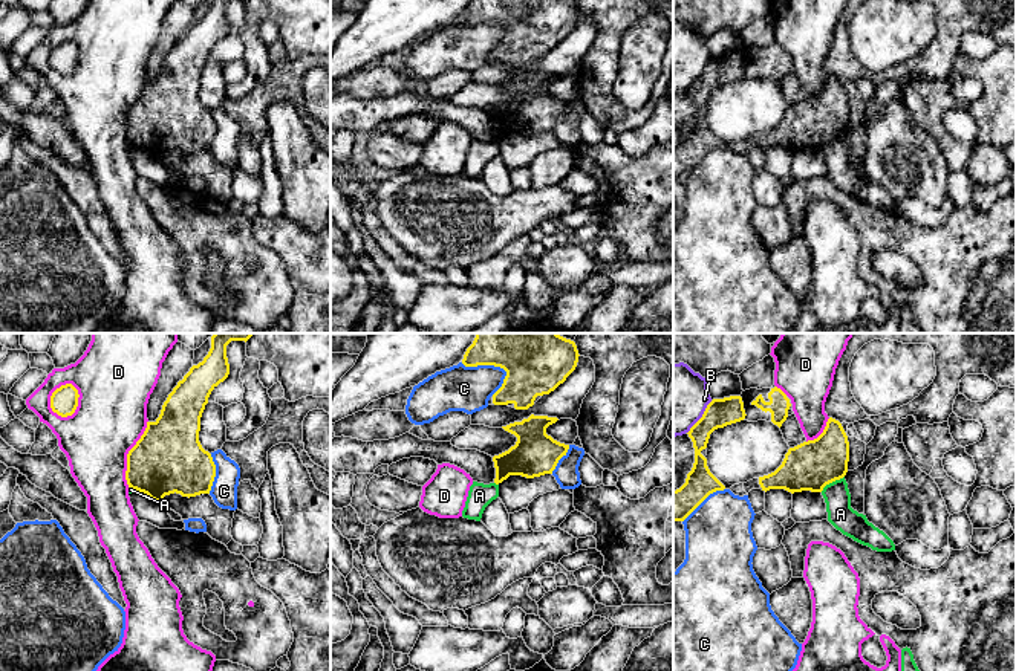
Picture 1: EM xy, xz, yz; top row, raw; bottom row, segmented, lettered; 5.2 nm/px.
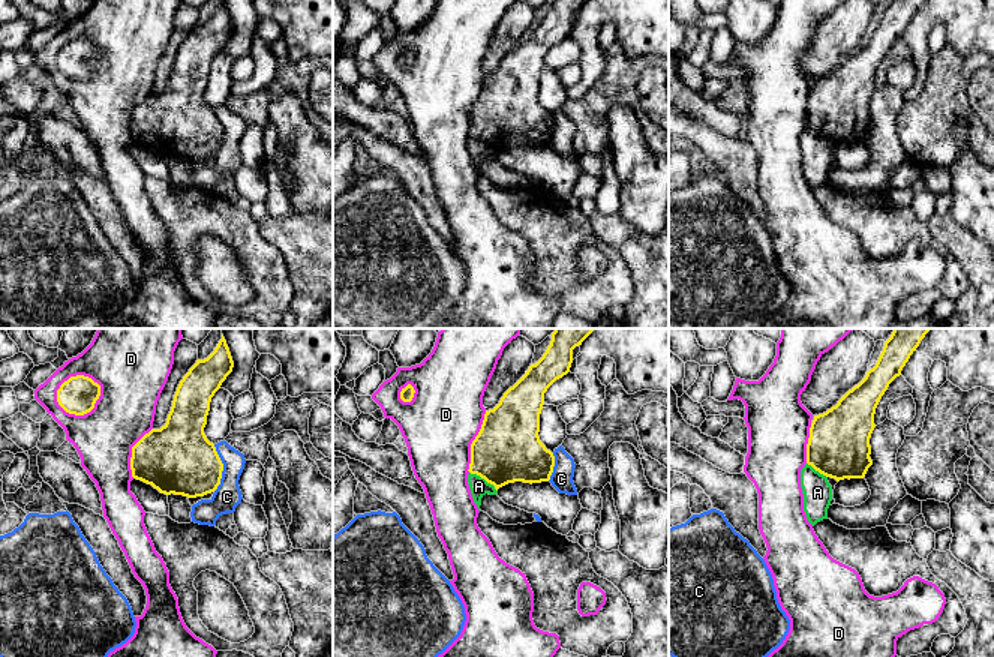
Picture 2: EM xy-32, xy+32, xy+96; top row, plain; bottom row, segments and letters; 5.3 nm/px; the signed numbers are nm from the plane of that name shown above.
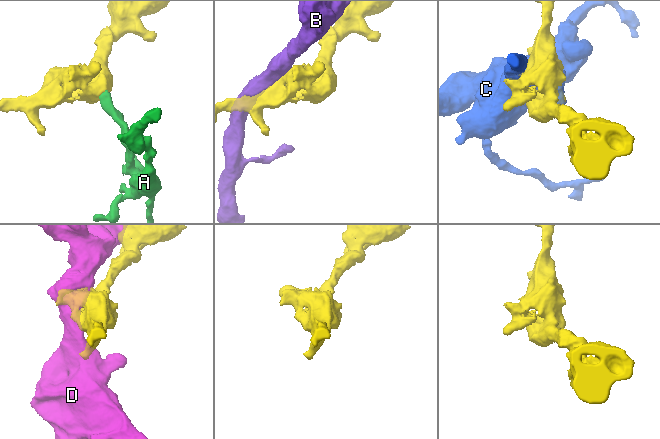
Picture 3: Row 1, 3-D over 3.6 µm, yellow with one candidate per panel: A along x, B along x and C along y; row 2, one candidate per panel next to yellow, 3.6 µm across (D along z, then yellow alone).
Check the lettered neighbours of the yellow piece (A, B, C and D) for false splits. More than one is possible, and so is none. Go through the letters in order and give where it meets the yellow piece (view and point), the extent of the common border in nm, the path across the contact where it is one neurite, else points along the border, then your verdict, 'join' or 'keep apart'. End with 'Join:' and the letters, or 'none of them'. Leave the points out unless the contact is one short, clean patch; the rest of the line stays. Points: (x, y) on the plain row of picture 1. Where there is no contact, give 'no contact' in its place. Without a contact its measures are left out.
A: contact yz (831, 139); length 150 nm; border yz (843, 133), (830, 139), (820, 149); keep apart
B: contact yz (701, 75); length 220 nm; keep apart
C: contact xz (485, 22); length 260 nm; keep apart
D: contact xy (77, 61); length 200 nm; keep apart
Join: none of them

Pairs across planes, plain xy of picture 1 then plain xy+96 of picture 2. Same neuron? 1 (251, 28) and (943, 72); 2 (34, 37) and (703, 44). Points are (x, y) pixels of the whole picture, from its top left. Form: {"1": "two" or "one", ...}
{"1": "two", "2": "one"}

